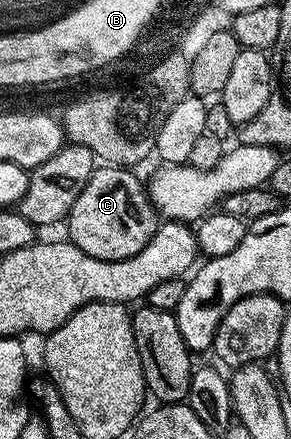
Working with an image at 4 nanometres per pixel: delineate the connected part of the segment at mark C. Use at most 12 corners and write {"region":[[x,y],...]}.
{"region":[[100,165],[67,238],[102,261],[134,257],[158,212],[127,166]]}

